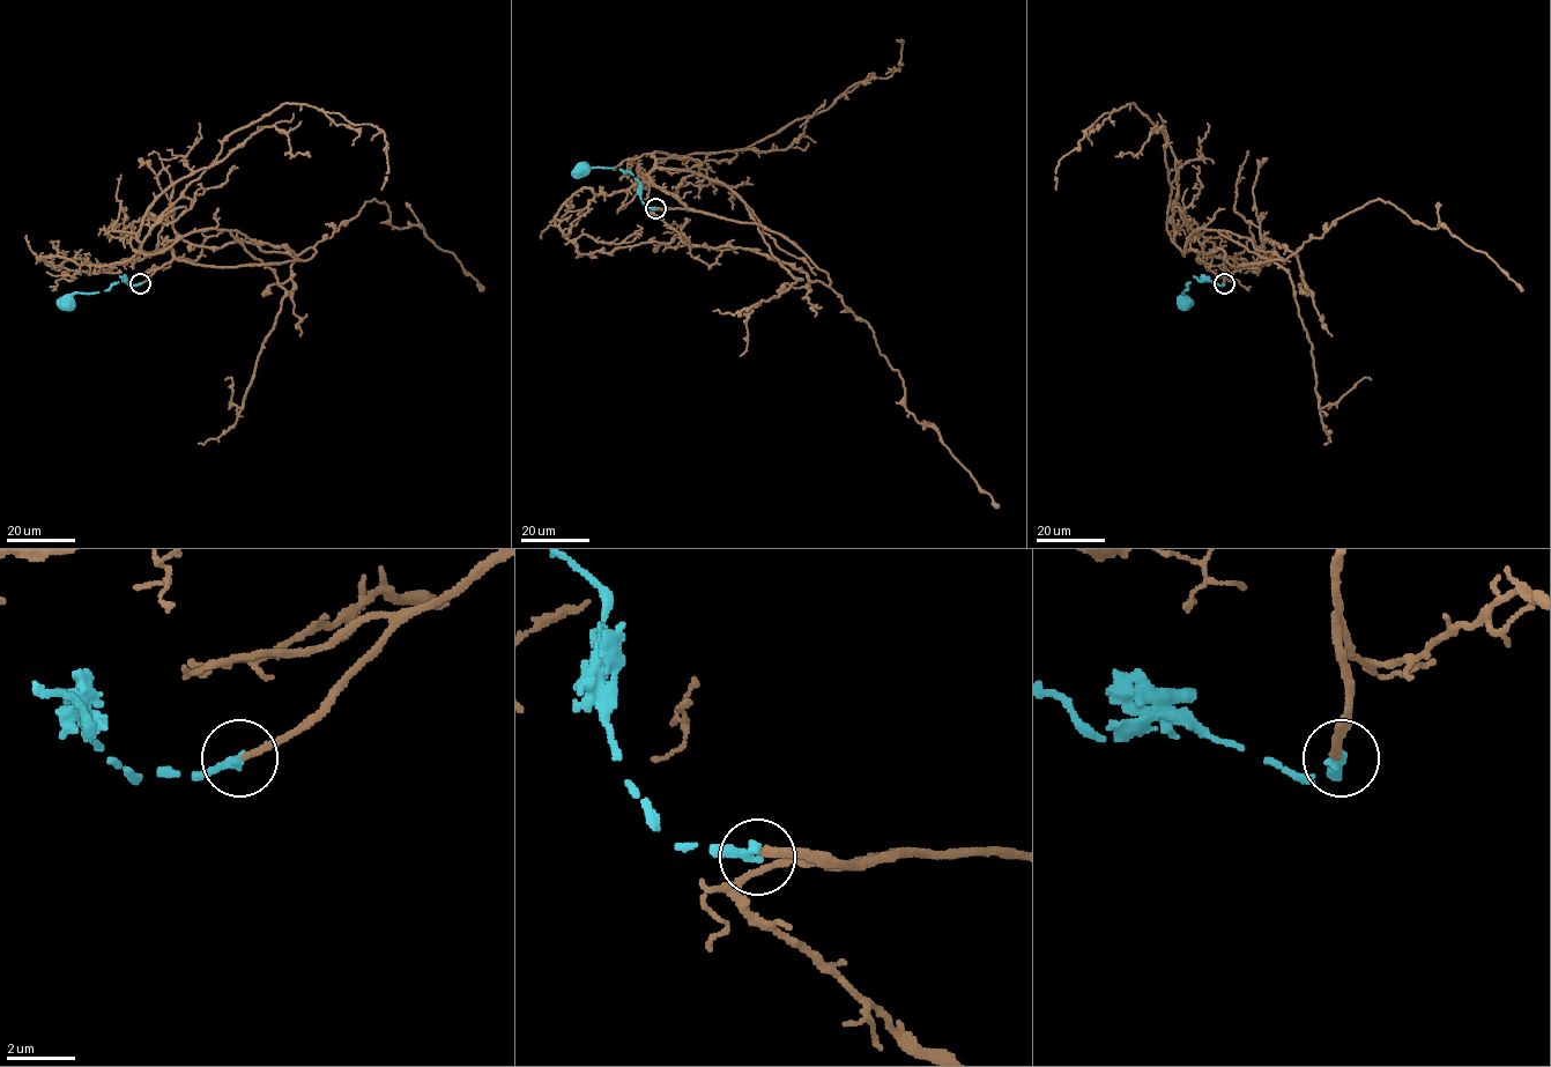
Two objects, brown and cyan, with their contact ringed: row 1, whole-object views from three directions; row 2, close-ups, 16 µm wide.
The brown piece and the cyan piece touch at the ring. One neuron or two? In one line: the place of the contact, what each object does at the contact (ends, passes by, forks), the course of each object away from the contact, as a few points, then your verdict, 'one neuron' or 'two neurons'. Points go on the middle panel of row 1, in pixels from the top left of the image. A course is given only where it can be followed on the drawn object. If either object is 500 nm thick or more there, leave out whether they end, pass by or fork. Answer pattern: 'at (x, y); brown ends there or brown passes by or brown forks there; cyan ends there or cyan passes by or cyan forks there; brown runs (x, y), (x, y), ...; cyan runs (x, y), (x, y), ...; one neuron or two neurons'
at (655, 208); brown ends there; cyan ends there; brown runs (654, 208), (713, 214), (786, 237), (868, 324), (880, 352), (903, 380), (905, 407), (934, 428), (996, 508); cyan runs (654, 208), (645, 206), (640, 184), (630, 172), (590, 168), (583, 171); two neurons

